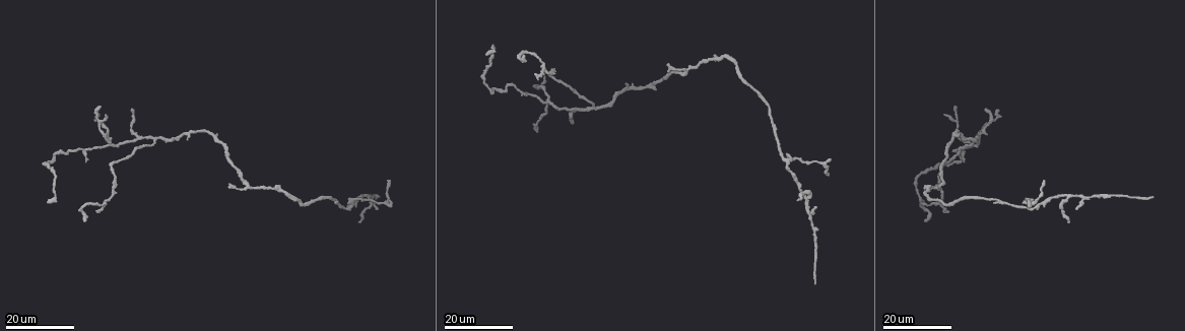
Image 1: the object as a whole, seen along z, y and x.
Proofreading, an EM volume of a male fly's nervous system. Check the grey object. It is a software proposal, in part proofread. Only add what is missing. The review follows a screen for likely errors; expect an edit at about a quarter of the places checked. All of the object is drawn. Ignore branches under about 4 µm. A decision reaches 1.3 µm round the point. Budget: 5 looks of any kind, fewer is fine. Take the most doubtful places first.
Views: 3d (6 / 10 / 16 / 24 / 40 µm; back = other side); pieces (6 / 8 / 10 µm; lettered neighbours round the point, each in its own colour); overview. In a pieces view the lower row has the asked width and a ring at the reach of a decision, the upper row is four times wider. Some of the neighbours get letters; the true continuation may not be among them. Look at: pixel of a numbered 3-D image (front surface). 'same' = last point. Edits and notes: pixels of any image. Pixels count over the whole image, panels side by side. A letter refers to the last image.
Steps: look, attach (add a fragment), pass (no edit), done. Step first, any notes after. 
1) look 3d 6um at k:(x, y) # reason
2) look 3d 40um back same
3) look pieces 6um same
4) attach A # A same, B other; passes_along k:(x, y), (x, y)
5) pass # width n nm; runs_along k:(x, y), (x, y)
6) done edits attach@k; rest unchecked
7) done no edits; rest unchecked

look 3d 16um at 1:(1069, 222) # branch stops here

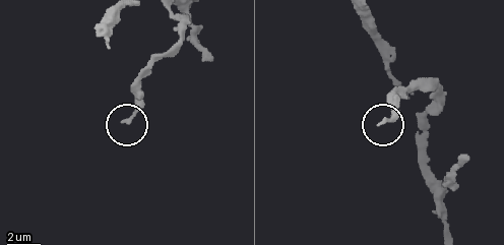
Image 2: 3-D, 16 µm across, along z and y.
look pieces 6um at 2:(123, 123)

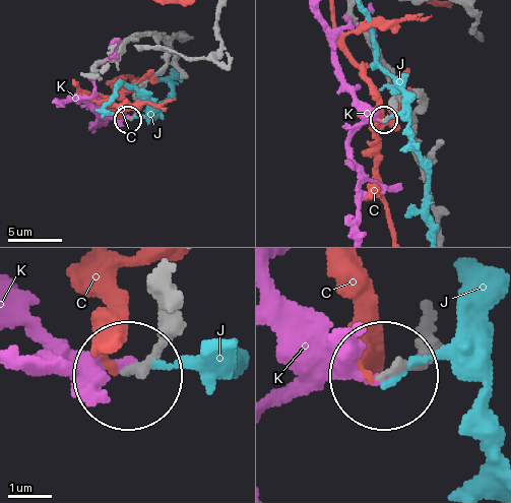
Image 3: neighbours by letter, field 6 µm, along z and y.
pass # C other, J other, K other; none of them fits

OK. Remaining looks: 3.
look 3d 24um at 1:(816, 283) # long arm stops here

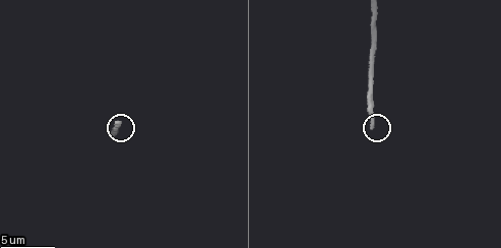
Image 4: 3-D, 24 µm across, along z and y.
look pieces 6um at 4:(372, 126)

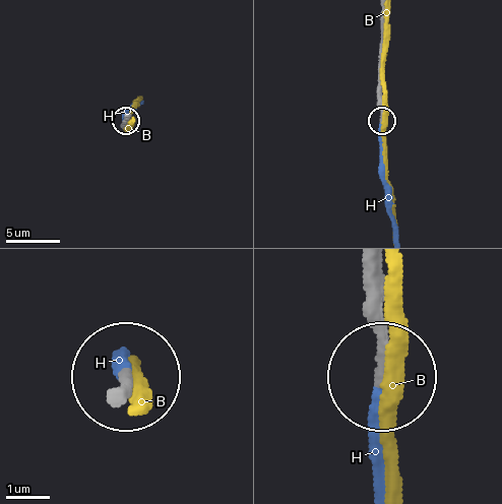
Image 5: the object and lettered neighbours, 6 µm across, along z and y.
attach H # B other, H same; passes_along 5:(380, 95), (380, 173), (393, 230); it goes on there

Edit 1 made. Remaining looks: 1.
done edits attach@5; rest unchecked

